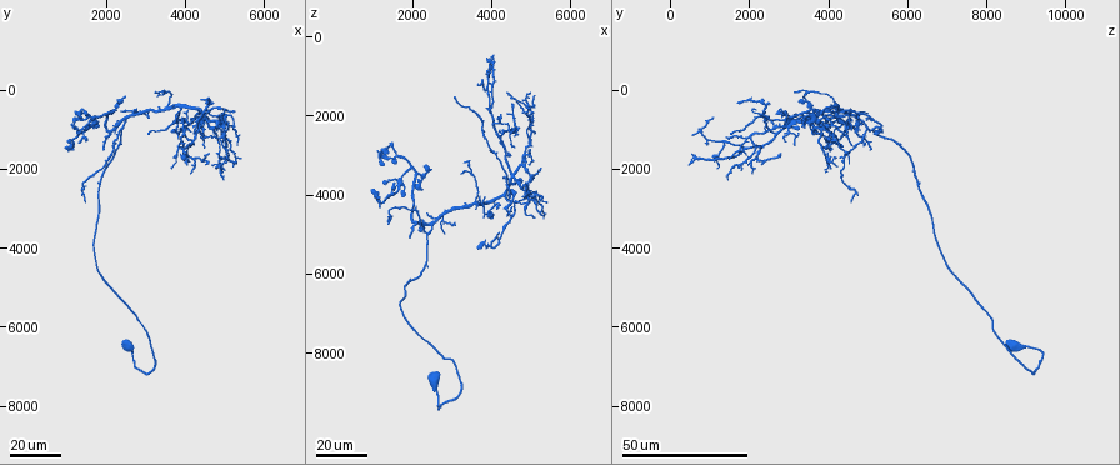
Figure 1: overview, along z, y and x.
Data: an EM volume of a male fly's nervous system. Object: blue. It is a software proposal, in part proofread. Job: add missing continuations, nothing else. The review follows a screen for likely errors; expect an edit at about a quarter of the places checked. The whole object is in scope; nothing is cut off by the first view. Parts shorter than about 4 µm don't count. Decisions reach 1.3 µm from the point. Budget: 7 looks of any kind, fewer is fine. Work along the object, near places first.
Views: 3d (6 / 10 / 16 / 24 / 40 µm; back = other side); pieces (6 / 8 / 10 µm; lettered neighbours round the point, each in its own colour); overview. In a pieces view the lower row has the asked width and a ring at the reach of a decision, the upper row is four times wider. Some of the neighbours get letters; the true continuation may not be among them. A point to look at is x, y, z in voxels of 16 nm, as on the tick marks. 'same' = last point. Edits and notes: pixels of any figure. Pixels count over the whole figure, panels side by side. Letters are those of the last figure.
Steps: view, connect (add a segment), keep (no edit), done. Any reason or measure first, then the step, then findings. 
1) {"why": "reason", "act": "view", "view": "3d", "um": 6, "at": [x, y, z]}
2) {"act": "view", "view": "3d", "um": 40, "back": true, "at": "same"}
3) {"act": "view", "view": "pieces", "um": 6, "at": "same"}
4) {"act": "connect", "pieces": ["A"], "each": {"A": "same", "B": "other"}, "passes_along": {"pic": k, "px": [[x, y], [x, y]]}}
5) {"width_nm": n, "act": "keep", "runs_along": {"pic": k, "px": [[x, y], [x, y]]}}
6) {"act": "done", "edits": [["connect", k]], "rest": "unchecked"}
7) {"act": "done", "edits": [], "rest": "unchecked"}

{"why": "thin end", "act": "view", "view": "3d", "um": 24, "at": [1550, 2750, 4600]}

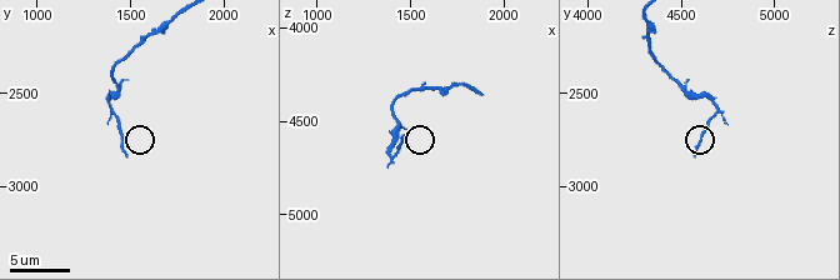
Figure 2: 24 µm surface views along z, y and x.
{"act": "view", "view": "3d", "um": 10, "at": [1480, 2820, 4580]}

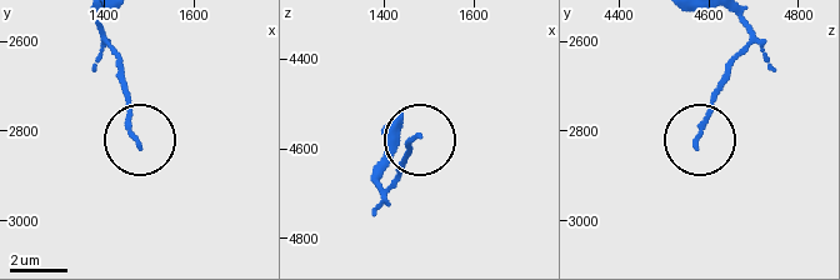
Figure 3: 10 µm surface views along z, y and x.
{"act": "view", "view": "pieces", "um": 6, "at": [1480, 2840, 4575]}

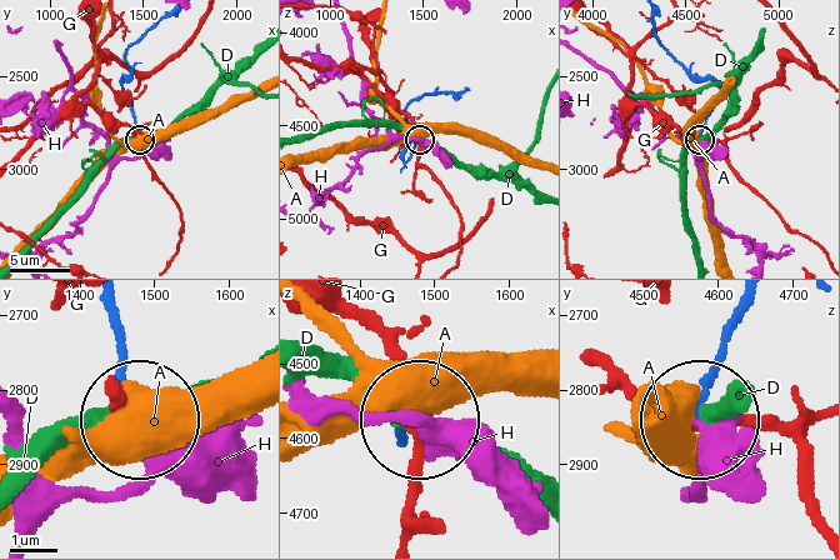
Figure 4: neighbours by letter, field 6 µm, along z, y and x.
{"act": "keep", "each": {"A": "other", "D": "other", "G": "other", "H": "other"}, "found": "none of them fits"}

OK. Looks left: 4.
{"why": "branch stops here", "act": "view", "view": "3d", "um": 24, "at": [4800, 1950, 4100]}

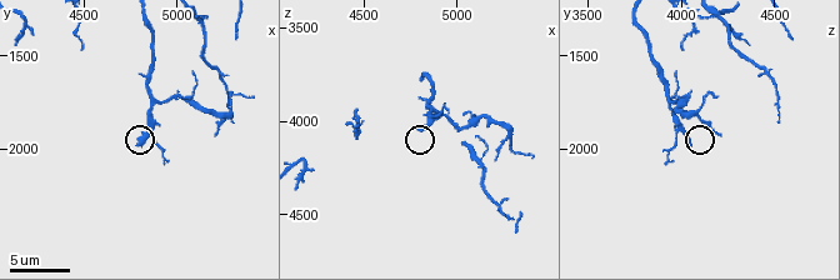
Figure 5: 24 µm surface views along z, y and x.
{"act": "view", "view": "pieces", "um": 6, "at": [4800, 1980, 4040]}

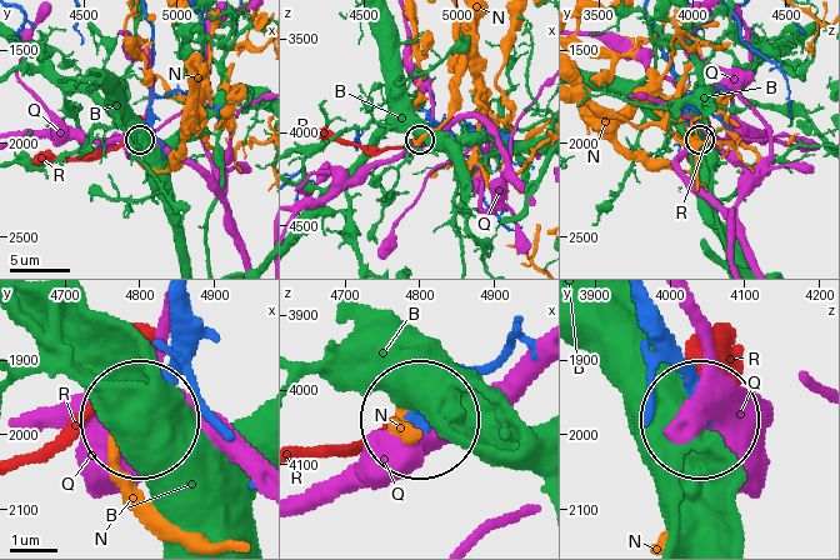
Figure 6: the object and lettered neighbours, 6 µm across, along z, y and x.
{"act": "keep", "each": {"B": "other", "N": "other", "Q": "other", "R": "other"}, "found": "none of them fits"}

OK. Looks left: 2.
{"why": "free end", "act": "view", "view": "3d", "um": 24, "at": [5150, 1000, 4650]}

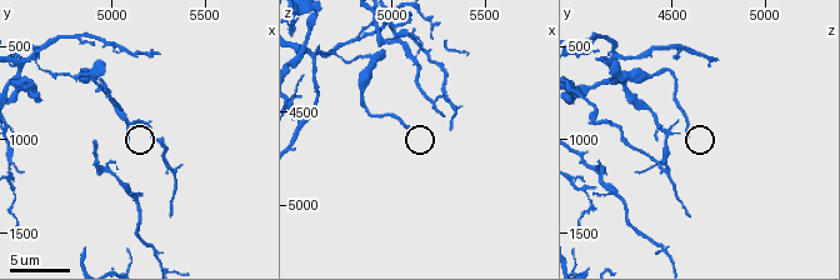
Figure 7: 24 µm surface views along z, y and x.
{"act": "view", "view": "pieces", "um": 6, "at": [5100, 1000, 4580]}

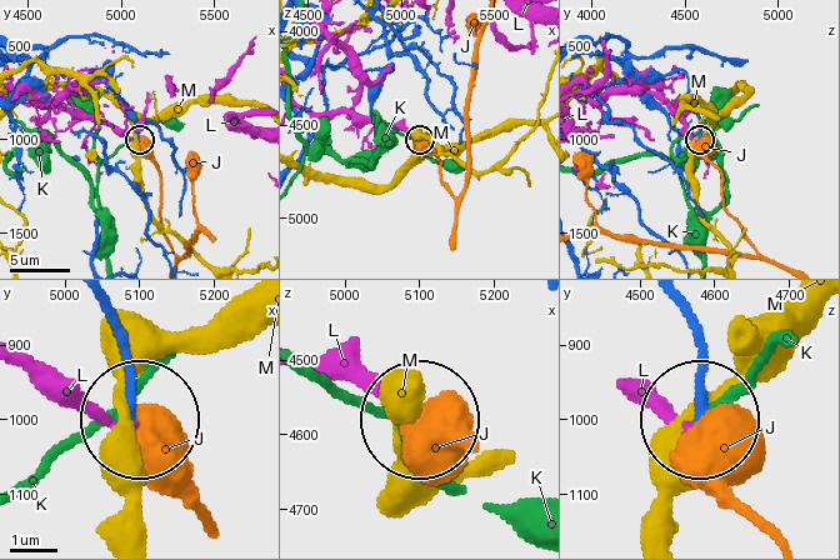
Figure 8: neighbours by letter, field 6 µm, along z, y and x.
{"act": "keep", "each": {"J": "other", "K": "other", "L": "other", "M": "other"}, "runs_along": {"pic": 8, "px": [[103, 306], [131, 421]]}, "found": "no lettered segment goes on from it"}

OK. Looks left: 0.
{"act": "done", "edits": [], "rest": "unchecked"}

